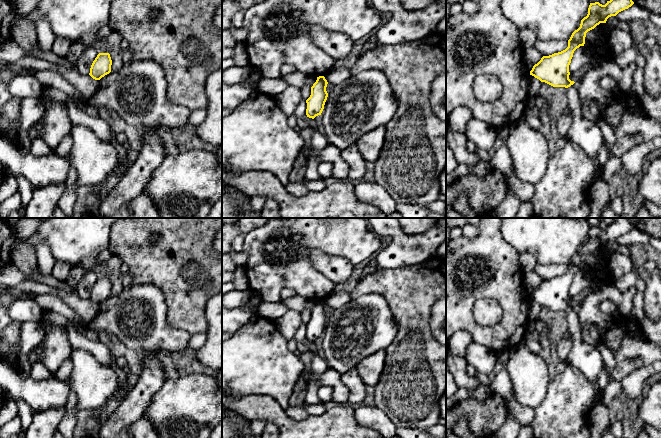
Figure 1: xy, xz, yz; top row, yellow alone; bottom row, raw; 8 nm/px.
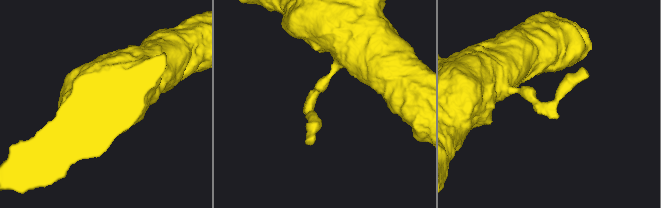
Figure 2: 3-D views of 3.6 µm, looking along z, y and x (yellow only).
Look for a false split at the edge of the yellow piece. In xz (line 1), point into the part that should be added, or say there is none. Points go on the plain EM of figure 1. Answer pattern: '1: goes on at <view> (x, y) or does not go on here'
1: does not go on here

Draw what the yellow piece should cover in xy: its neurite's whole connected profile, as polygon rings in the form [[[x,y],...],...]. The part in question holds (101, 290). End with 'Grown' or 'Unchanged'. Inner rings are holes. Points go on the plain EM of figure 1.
[[[99,277],[91,289],[89,299],[95,304],[100,304],[111,296],[111,289],[112,284],[110,278]]]. Unchanged

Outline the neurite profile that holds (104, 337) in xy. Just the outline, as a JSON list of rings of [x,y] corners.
[[[95,331],[99,337],[99,341],[107,345],[108,347],[112,344],[113,337],[106,332],[103,331]]]

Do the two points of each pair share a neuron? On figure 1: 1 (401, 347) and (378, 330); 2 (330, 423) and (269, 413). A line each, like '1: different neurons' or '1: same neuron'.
1: different neurons
2: same neuron

